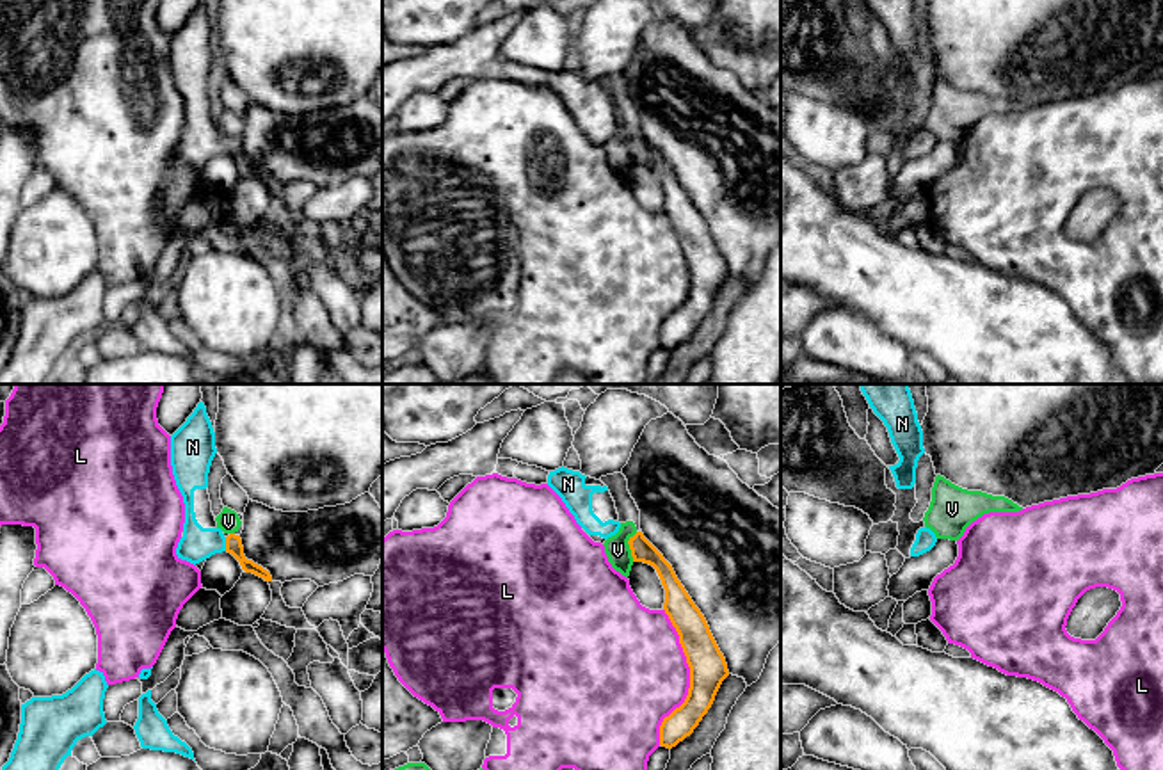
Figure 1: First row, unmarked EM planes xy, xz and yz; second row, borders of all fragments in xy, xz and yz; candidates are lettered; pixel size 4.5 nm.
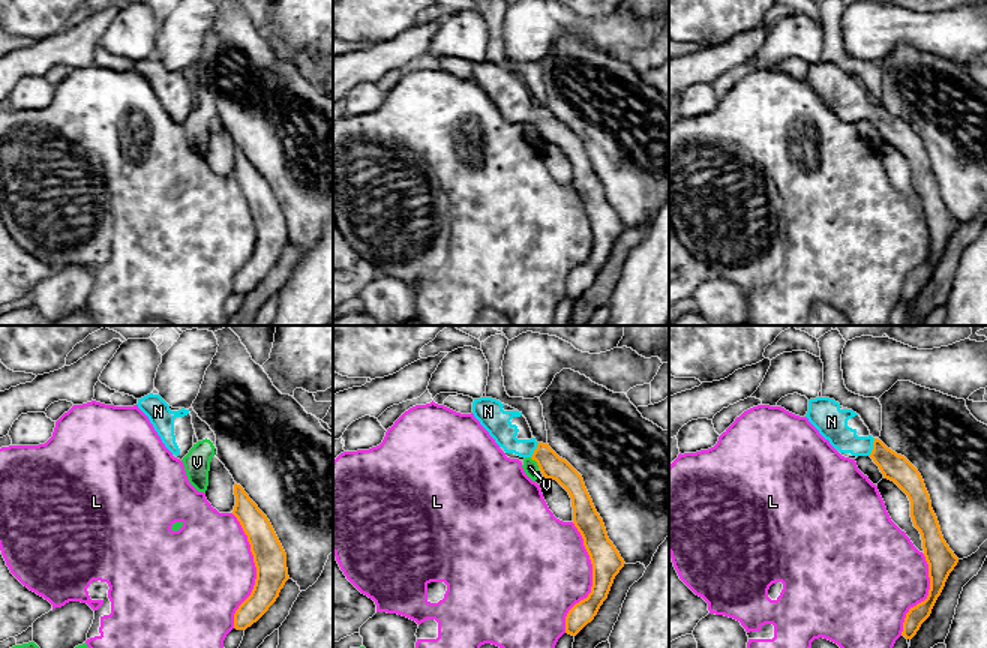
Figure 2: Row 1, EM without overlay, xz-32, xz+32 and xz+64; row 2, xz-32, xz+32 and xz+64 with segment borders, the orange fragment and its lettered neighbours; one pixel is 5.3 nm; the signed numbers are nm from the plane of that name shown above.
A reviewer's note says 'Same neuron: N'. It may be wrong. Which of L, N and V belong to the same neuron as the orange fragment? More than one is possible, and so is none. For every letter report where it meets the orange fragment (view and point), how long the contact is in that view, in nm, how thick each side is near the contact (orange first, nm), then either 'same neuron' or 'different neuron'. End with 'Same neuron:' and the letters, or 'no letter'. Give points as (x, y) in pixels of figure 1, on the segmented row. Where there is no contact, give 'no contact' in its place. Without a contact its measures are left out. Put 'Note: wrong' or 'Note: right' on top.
Note: right
L: contact xz (690, 678); length 600 nm; calibres 170 and 480 nm; different neuron
N: contact xy (226, 545); length 60 nm; calibres 80 and 150 nm; same neuron
V: contact xz (630, 546); length 140 nm; calibres 100 and 110 nm; different neuron
Same neuron: N

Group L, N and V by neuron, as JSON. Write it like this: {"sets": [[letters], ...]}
{"sets": [["L"], ["N"], ["V"]]}

